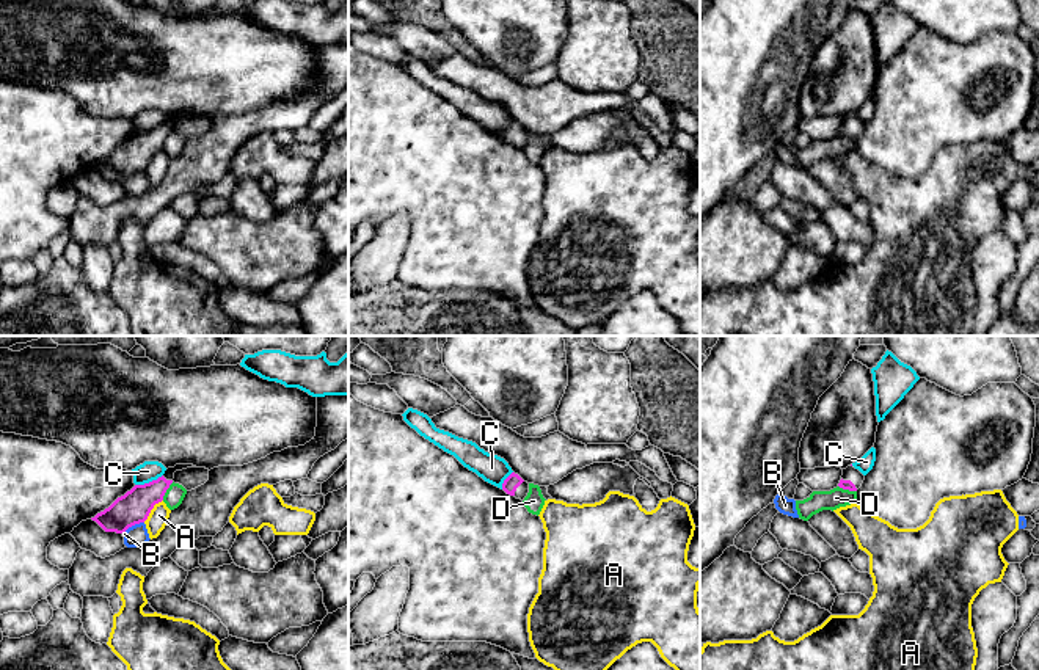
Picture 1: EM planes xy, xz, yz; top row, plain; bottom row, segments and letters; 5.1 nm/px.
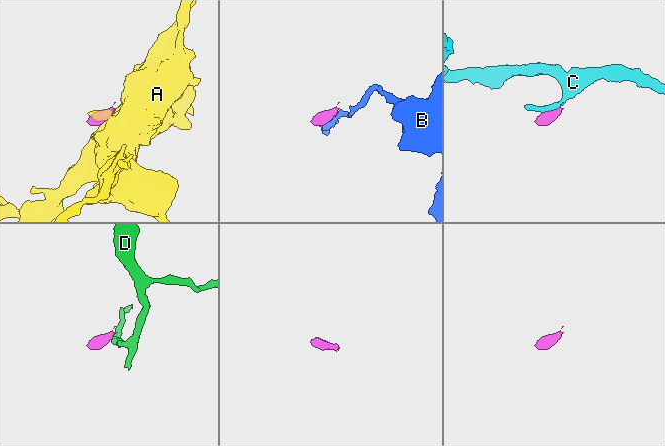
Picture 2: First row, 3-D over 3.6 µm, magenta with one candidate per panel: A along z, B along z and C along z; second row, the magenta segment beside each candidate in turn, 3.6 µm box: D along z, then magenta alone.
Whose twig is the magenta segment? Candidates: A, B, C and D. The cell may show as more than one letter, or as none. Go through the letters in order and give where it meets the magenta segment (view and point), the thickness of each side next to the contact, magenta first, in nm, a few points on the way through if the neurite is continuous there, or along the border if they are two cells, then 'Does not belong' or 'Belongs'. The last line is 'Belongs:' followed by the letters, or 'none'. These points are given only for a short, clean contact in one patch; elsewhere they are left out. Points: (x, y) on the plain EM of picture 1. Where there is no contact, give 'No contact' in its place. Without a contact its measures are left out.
A: Touches magenta at xy (151, 157). Thickness 170 nm (magenta) against 100 nm. Boundary: xy (162, 148), (143, 170). Does not belong
B: Touches magenta at xy (132, 173). Thickness 170 nm (magenta) against 120 nm. Boundary: xy (143, 170), (131, 174), (123, 182). Does not belong
C: Touches magenta at xy (149, 131). Thickness 170 nm (magenta) against 100 nm. Boundary: xy (162, 123), (135, 134). Does not belong
D: Touches magenta at xy (165, 140). Thickness 170 nm (magenta) against 100 nm. Boundary: xy (173, 131), (162, 148). Does not belong
Belongs: none

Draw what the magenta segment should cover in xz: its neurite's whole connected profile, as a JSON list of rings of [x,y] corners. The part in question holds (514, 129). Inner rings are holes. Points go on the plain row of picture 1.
[[[512,121],[502,132],[502,138],[515,144],[516,147],[524,149],[529,141],[529,132],[524,130],[518,122]]]

